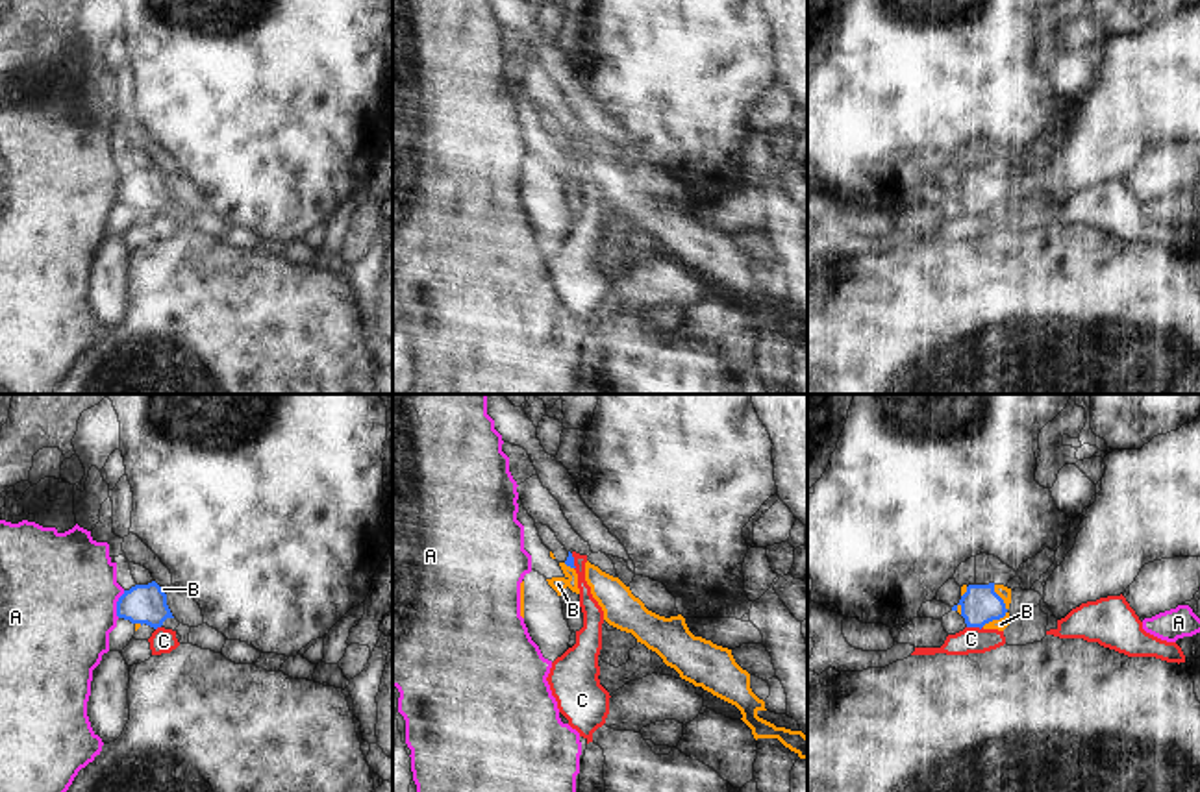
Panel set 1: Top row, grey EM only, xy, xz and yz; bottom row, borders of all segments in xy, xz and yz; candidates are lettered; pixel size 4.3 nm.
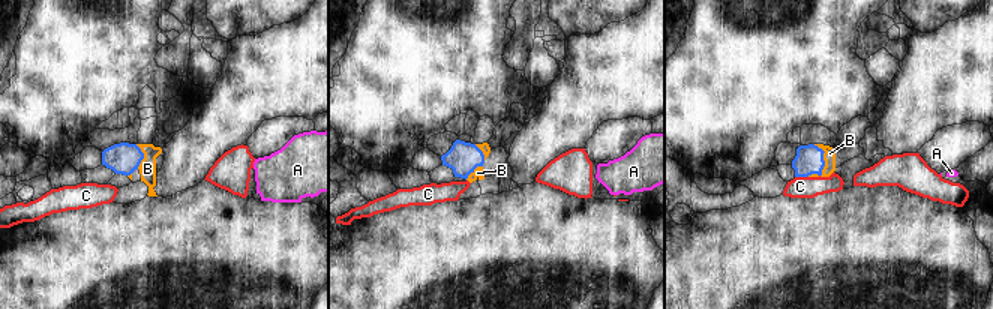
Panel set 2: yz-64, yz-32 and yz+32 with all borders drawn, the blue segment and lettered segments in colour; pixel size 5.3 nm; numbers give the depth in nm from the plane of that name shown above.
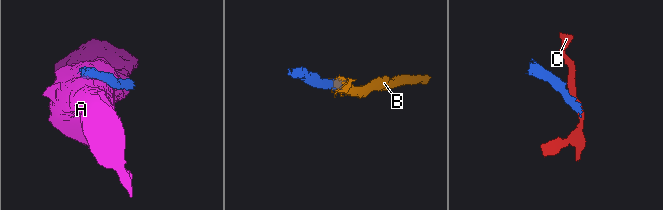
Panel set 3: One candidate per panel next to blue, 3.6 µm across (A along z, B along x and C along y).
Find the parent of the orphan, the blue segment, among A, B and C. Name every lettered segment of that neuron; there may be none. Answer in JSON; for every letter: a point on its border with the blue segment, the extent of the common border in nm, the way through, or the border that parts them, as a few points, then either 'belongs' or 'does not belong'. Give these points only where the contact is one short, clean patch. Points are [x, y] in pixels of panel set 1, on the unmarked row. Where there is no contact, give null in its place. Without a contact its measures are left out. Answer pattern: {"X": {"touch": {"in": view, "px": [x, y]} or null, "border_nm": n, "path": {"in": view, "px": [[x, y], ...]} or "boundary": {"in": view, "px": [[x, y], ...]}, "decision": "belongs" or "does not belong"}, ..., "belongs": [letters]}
{"A": {"touch": {"in": "xy", "px": [117, 189]}, "border_nm": 120, "decision": "does not belong"}, "B": {"touch": {"in": "yz", "px": [1006, 197]}, "border_nm": 190, "path": {"in": "yz", "px": [[980, 189], [991, 197], [1006, 197], [1000, 210]]}, "decision": "belongs"}, "C": {"touch": {"in": "yz", "px": [974, 211]}, "border_nm": 70, "decision": "does not belong"}, "belongs": ["B"]}

